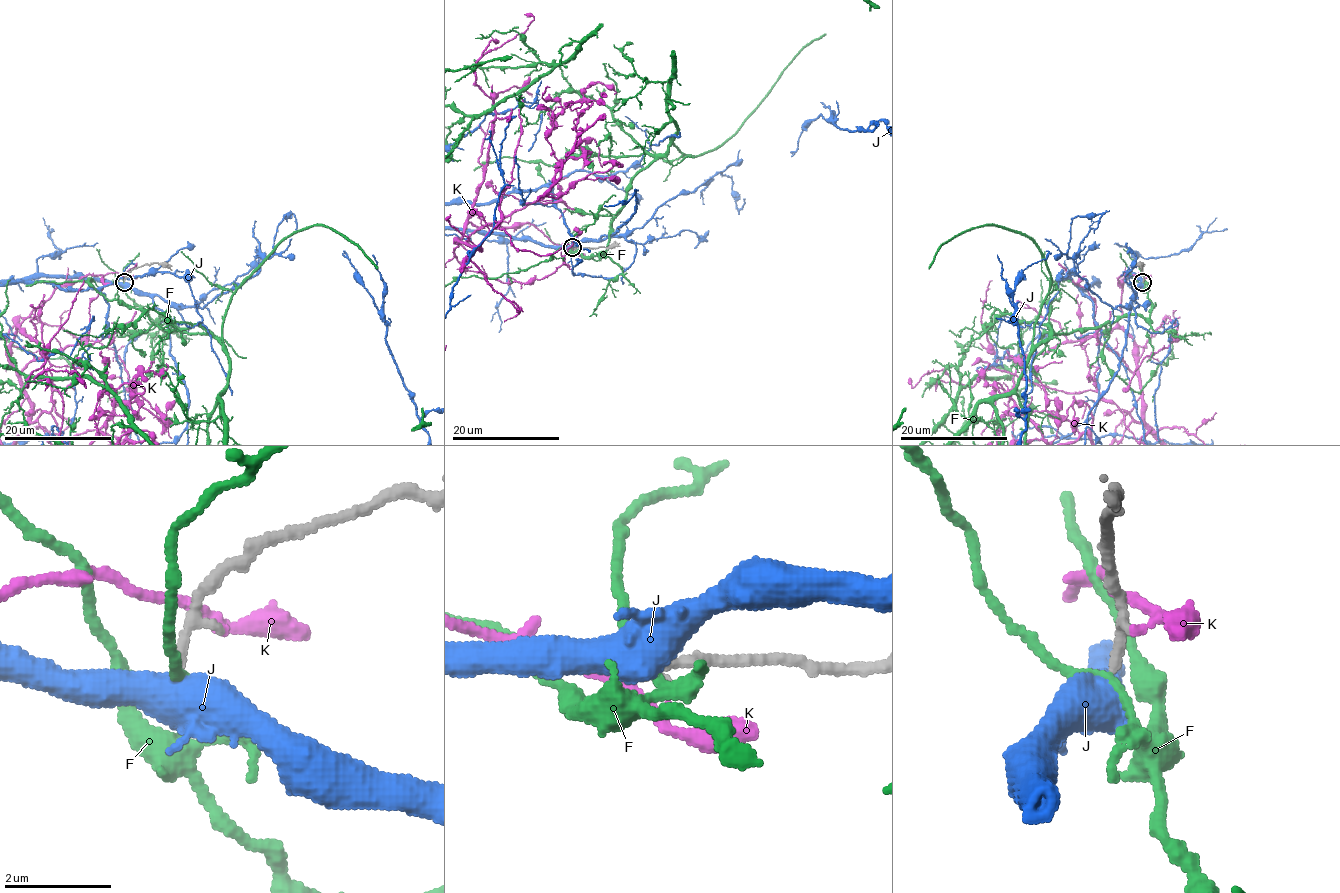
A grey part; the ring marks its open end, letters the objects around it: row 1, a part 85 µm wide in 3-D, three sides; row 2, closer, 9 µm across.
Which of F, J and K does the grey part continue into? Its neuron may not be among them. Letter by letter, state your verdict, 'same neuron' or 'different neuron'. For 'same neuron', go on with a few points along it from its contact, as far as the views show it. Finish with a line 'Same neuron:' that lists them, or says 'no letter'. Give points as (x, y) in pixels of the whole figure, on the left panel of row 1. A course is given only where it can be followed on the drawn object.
F: different neuron
J: same neuron
K: different neuron
Same neuron: J

